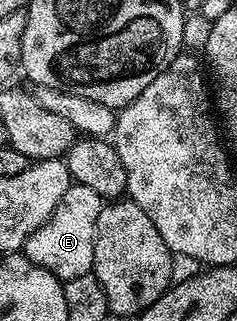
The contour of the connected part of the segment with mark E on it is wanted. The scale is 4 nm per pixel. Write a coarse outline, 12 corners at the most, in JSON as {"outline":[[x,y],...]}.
{"outline":[[75,182],[21,253],[61,280],[92,273],[105,199]]}

